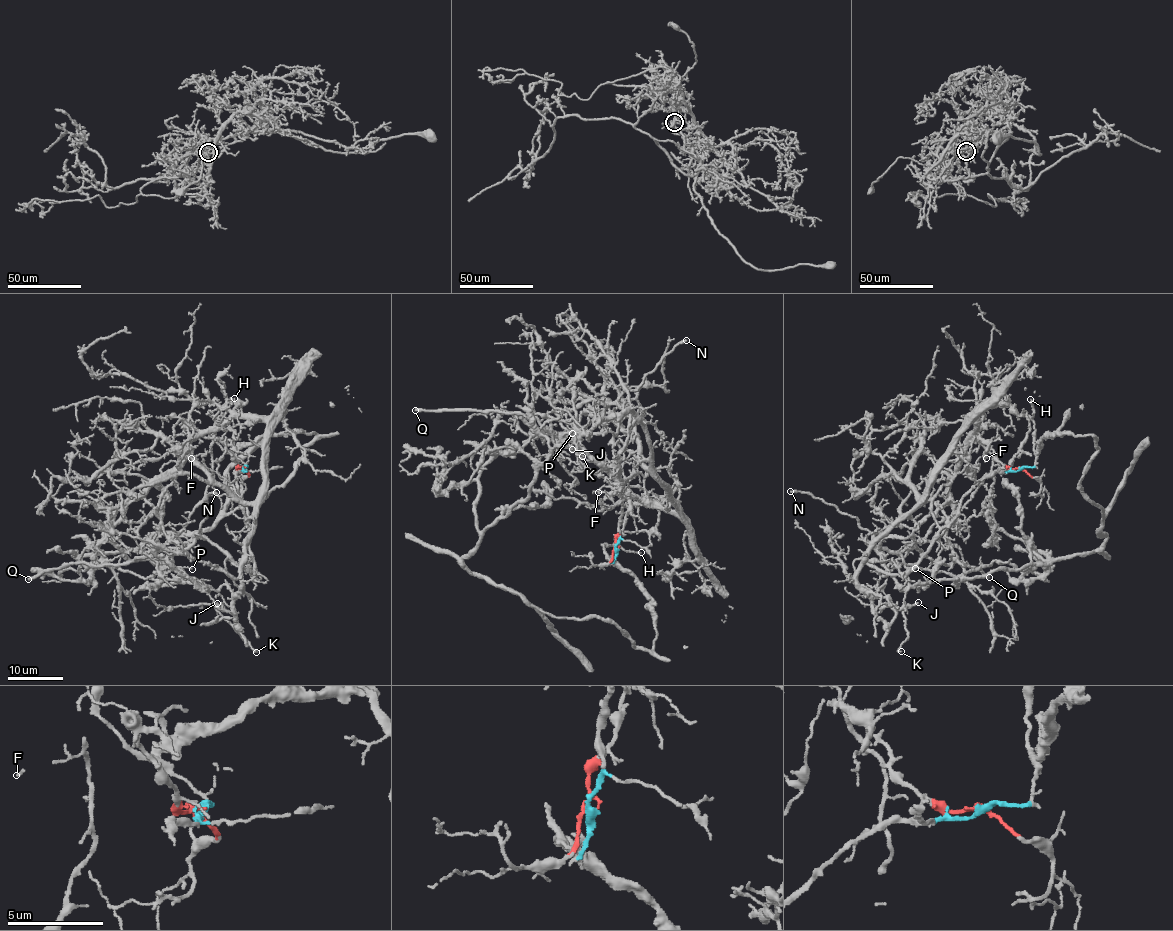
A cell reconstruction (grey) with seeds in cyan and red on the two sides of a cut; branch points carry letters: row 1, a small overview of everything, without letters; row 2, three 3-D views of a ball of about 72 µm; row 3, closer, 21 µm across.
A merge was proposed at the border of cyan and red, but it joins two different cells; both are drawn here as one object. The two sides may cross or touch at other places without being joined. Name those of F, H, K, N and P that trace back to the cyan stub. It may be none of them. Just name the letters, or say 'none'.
H, K, N, P

